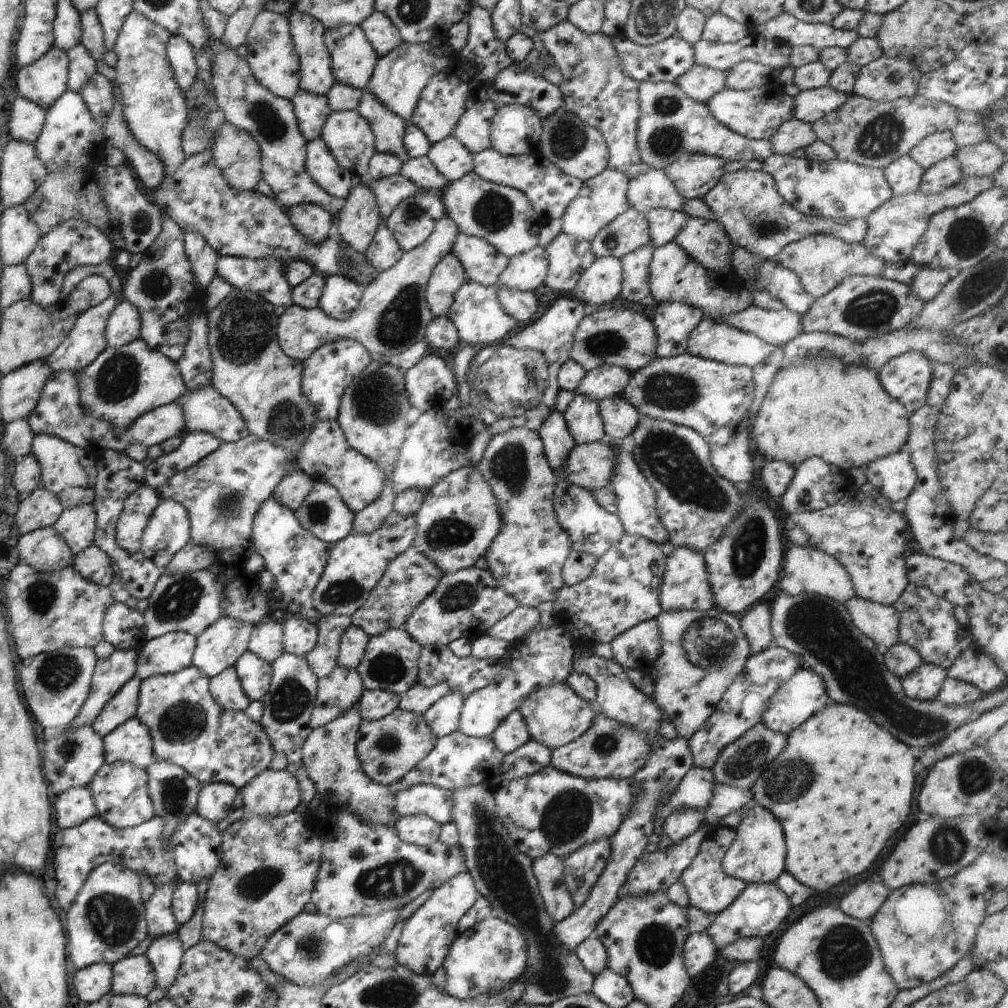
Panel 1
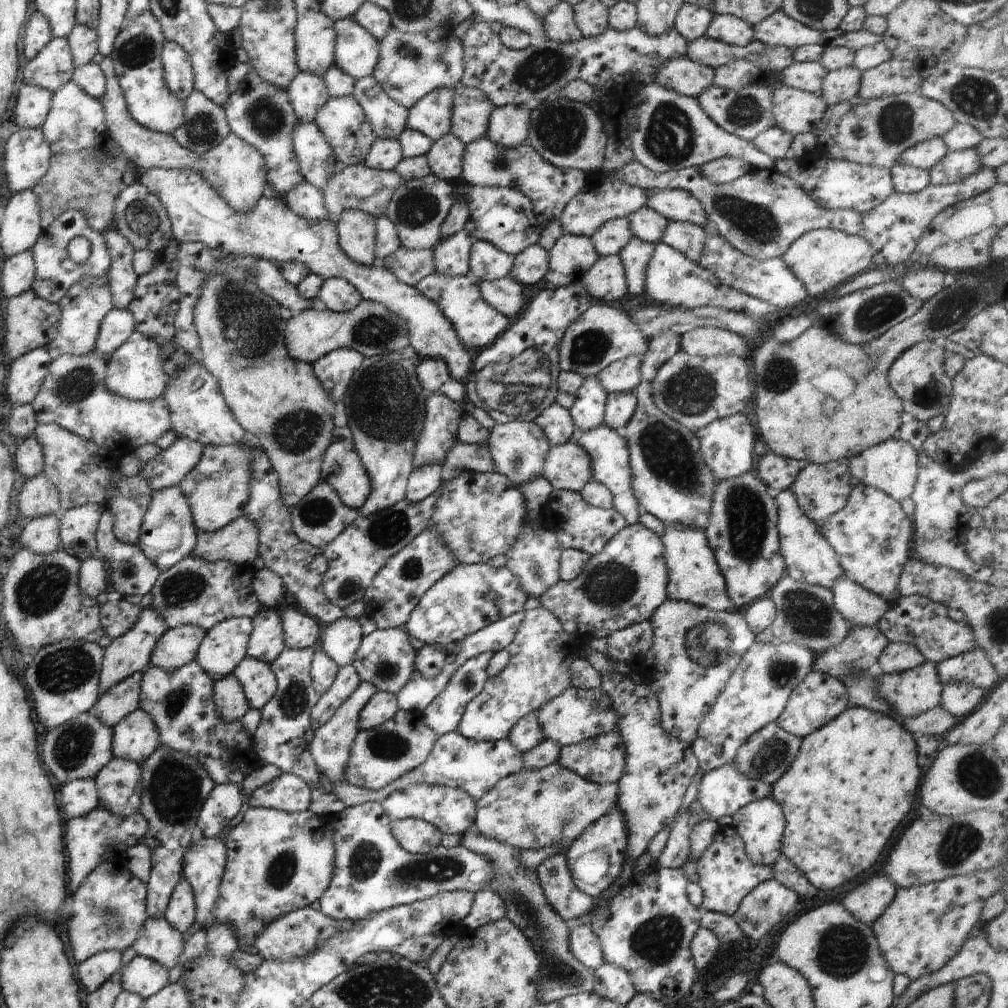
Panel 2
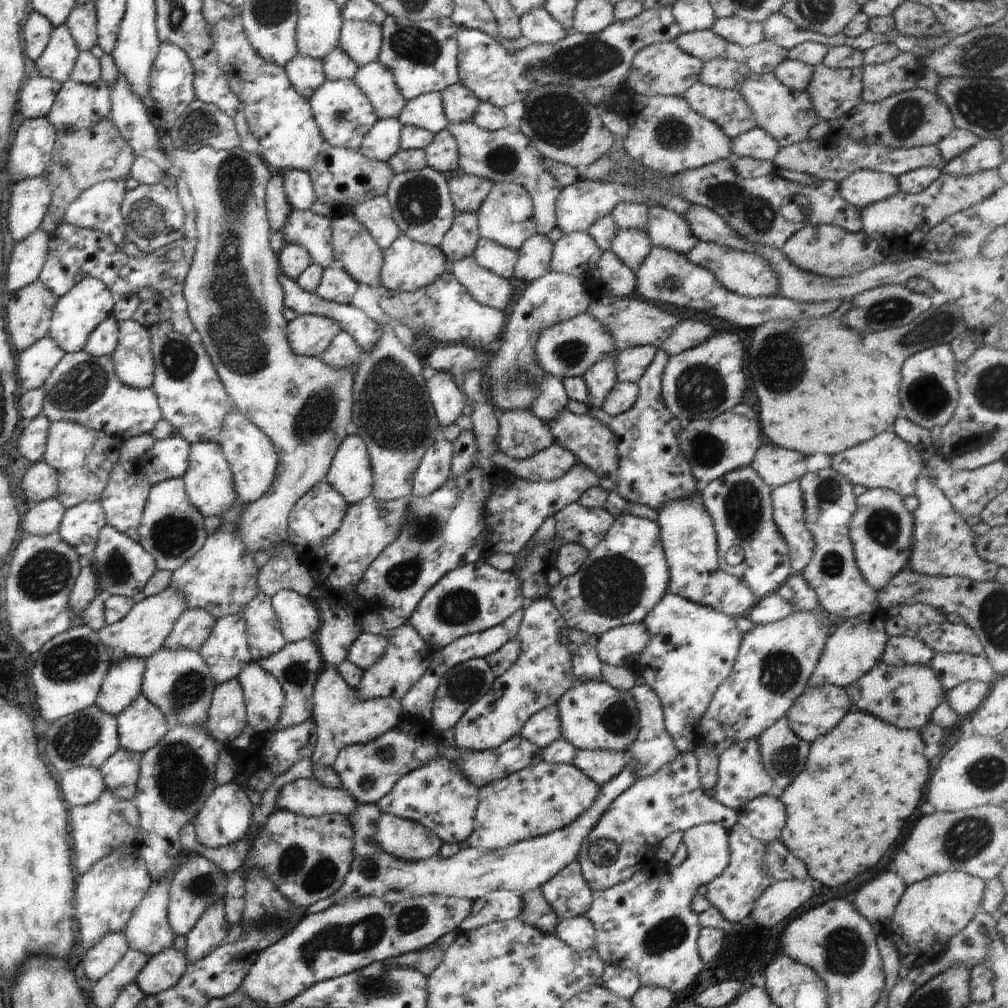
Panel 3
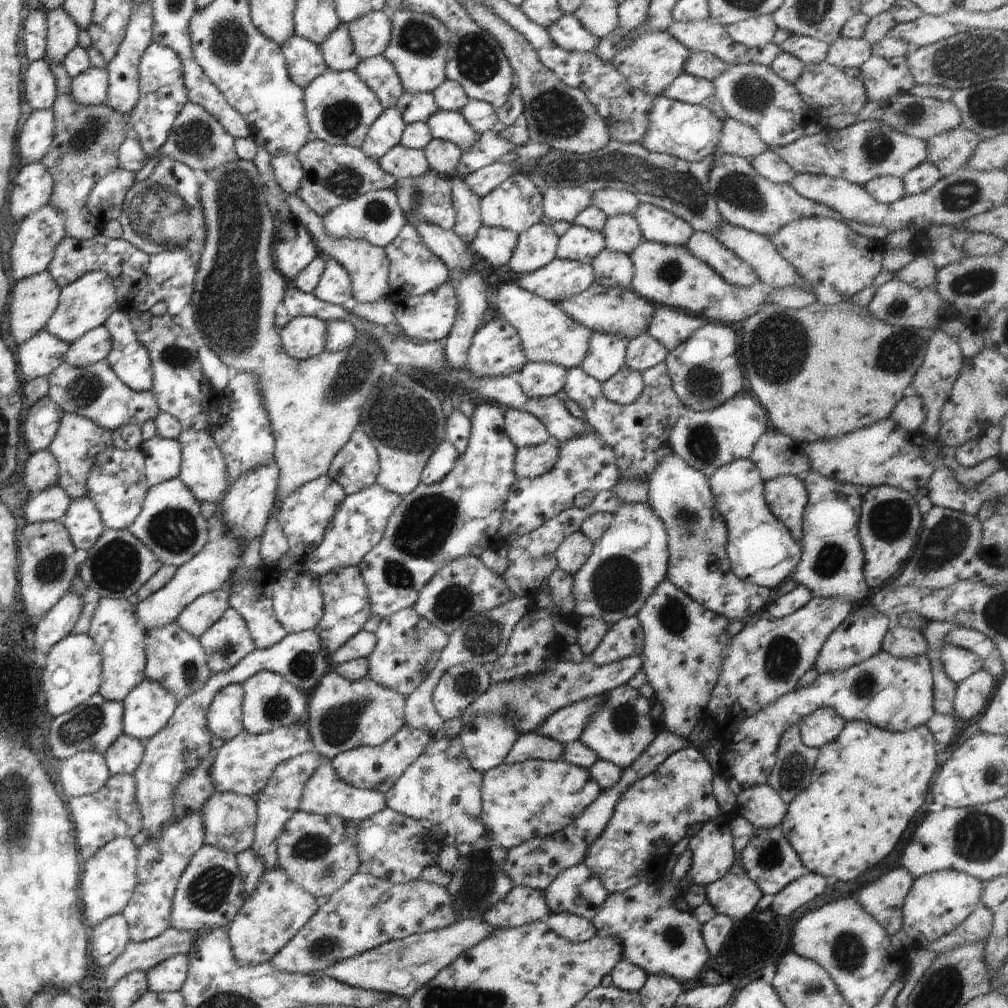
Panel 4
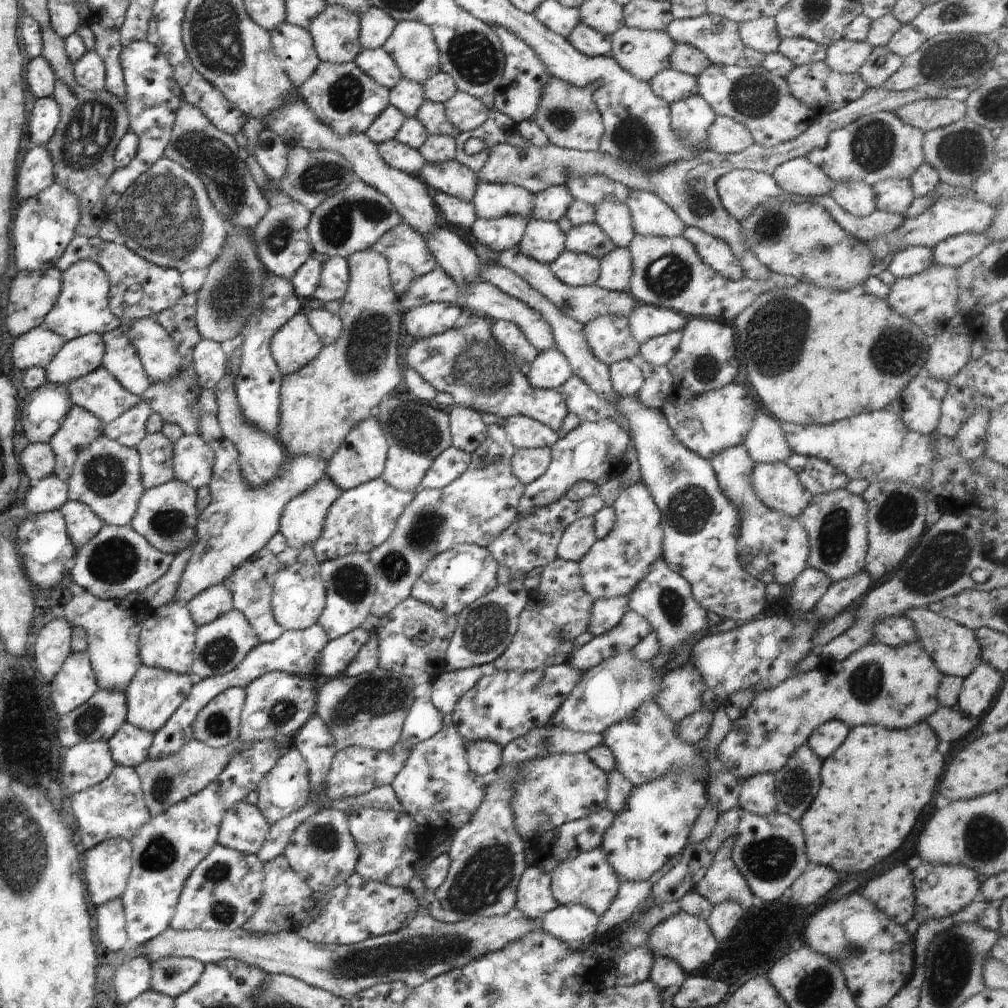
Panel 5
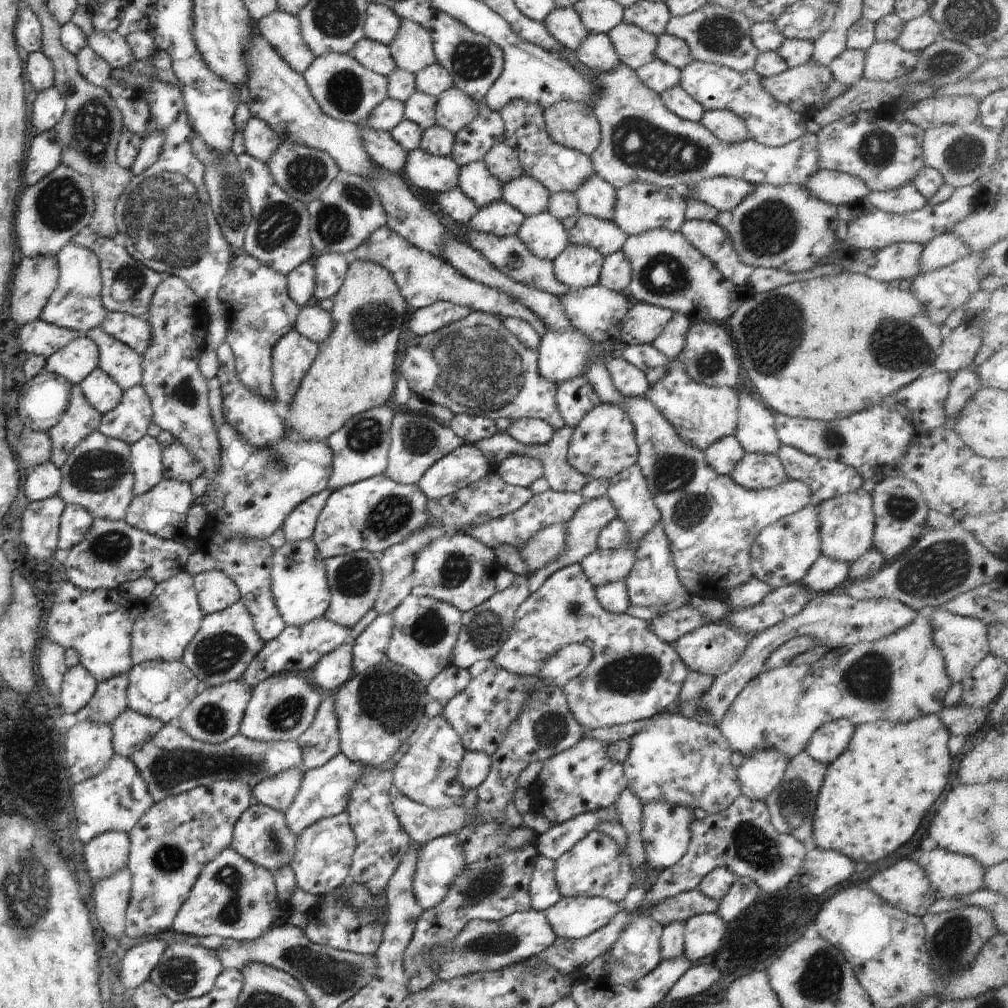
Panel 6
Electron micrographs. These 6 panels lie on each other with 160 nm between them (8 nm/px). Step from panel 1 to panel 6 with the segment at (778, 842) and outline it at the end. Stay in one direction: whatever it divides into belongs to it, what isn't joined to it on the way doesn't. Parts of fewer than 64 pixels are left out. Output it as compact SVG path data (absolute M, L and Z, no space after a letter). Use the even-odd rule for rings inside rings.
M764 748L744 754L736 769L741 795L765 802L770 792L782 782L789 762L790 758L782 756L776 748Z

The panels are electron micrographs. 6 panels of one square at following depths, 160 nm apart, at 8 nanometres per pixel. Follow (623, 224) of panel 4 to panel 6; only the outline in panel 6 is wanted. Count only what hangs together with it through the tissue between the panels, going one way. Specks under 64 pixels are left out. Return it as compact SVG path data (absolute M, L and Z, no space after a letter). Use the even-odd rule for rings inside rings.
M592 174L586 182L582 182L572 196L578 202L578 212L581 215L612 221L616 206L616 189L602 180L598 174Z

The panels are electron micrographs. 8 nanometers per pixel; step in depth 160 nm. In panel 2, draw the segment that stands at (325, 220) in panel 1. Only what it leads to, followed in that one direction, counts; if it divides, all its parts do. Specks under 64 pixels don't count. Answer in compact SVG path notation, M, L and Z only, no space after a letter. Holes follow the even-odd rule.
M308 182L294 187L281 199L290 210L294 211L294 214L306 220L321 221L330 217L323 203L323 192Z

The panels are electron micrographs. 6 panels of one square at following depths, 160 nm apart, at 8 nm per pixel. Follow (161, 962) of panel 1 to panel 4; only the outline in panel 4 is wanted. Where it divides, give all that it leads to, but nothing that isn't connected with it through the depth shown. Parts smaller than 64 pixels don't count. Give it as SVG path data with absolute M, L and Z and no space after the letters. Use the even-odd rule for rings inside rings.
M203 808L198 813L189 813L181 821L172 820L156 839L139 840L137 885L129 905L121 912L129 924L129 937L141 943L157 936L171 927L171 908L181 874L191 858L205 842Z

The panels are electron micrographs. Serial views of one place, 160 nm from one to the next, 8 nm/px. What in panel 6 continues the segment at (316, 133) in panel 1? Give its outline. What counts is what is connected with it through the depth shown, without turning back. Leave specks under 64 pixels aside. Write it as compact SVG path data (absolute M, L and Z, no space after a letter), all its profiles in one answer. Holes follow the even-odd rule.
M277 9L260 18L257 28L264 39L268 40L268 45L296 73L304 73L314 58L317 58L304 44L300 34L300 22L296 16Z

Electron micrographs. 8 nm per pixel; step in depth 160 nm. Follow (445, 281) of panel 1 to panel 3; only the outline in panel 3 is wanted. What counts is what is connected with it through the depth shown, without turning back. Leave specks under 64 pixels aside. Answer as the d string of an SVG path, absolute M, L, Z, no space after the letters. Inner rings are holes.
M455 213L452 228L444 235L439 249L447 263L453 263L458 259L472 257L480 238L475 213Z

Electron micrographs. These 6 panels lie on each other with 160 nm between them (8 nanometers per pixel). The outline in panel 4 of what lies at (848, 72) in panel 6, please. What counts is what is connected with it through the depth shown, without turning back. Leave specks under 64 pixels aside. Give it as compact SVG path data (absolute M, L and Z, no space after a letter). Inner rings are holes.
M840 36L829 44L825 61L841 69L848 67L859 69L872 55L871 45L866 39L849 39Z

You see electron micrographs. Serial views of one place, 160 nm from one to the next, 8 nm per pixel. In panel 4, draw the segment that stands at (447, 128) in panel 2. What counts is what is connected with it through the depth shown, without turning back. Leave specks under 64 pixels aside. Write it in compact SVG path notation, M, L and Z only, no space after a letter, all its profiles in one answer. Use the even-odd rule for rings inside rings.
M404 91L395 106L406 124L427 120L439 110L432 93Z

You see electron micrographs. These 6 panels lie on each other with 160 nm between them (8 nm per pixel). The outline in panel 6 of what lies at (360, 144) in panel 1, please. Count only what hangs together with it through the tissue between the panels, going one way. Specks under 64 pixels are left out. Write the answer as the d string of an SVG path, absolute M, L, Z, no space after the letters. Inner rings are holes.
M325 53L314 58L301 76L322 113L336 121L358 125L358 122L364 122L368 114L387 98L387 77L361 66L348 53Z

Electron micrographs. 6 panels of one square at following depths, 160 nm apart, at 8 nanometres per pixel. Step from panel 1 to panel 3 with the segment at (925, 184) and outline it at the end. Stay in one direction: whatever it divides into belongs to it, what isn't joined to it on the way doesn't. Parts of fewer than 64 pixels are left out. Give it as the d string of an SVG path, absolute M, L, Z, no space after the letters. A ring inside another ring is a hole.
M980 139L980 142L946 163L940 170L947 175L961 177L997 169L1003 160L1001 144L998 139Z

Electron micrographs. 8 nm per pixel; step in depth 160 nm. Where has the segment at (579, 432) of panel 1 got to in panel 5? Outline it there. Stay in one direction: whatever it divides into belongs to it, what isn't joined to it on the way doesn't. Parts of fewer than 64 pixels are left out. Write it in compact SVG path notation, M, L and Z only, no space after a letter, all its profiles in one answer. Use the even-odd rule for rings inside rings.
M604 315L583 326L590 352L607 367L615 362L636 358L639 345L629 329L629 320Z

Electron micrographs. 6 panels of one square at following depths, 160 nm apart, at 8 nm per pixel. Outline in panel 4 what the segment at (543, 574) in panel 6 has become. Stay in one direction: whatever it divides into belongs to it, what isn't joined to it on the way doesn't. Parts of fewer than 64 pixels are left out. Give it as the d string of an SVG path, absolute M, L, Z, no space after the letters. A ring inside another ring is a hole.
M582 532L569 534L555 552L557 568L565 573L576 574L588 560L593 542Z

